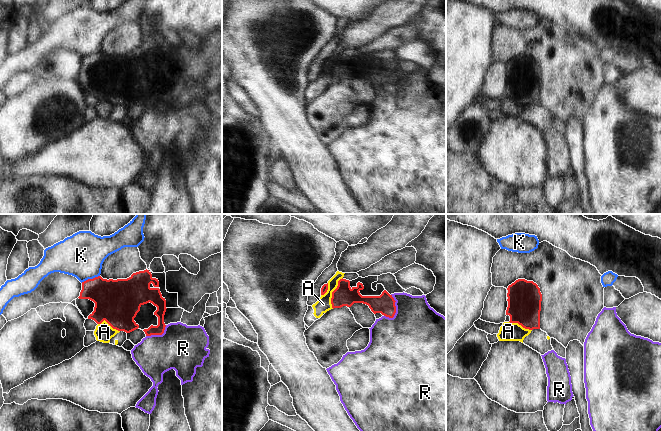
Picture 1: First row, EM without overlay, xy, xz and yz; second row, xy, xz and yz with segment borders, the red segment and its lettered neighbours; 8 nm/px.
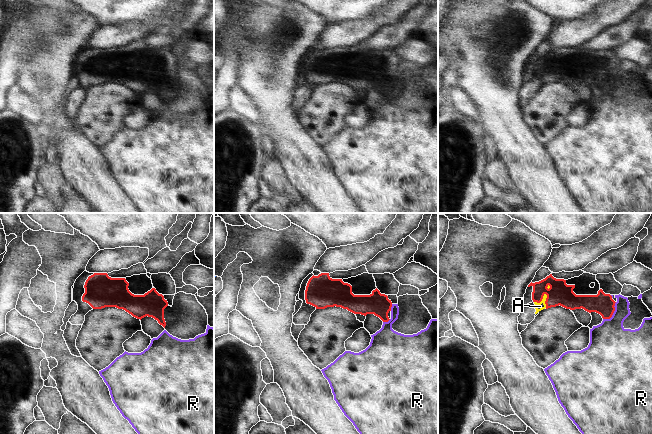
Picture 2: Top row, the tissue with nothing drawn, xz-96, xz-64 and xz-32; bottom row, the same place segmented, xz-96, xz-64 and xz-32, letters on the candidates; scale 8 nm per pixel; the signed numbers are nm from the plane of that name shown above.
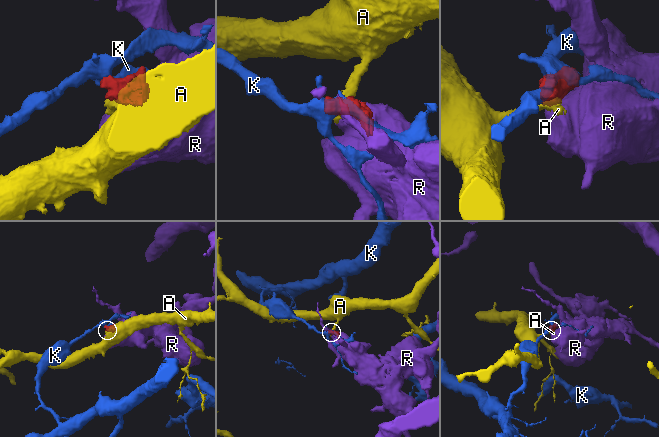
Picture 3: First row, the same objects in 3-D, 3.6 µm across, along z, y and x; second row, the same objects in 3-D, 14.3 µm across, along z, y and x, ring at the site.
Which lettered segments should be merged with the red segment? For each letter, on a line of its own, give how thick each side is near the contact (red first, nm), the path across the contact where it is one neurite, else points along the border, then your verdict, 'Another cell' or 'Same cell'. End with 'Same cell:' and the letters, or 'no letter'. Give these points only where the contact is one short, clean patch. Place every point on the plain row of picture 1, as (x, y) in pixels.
A: Thickness 170 nm (red) against 120 nm. Boundary: xz (342, 53), (332, 68), (332, 84). Another cell
K: Thickness 320 nm (red) against 360 nm. Boundary: xy (99, 51), (81, 58). Another cell
R: Thickness 160 nm (red) against 440 nm. Boundary: xz (391, 70), (395, 77), (395, 90), (389, 94). Another cell
Same cell: no letter.

